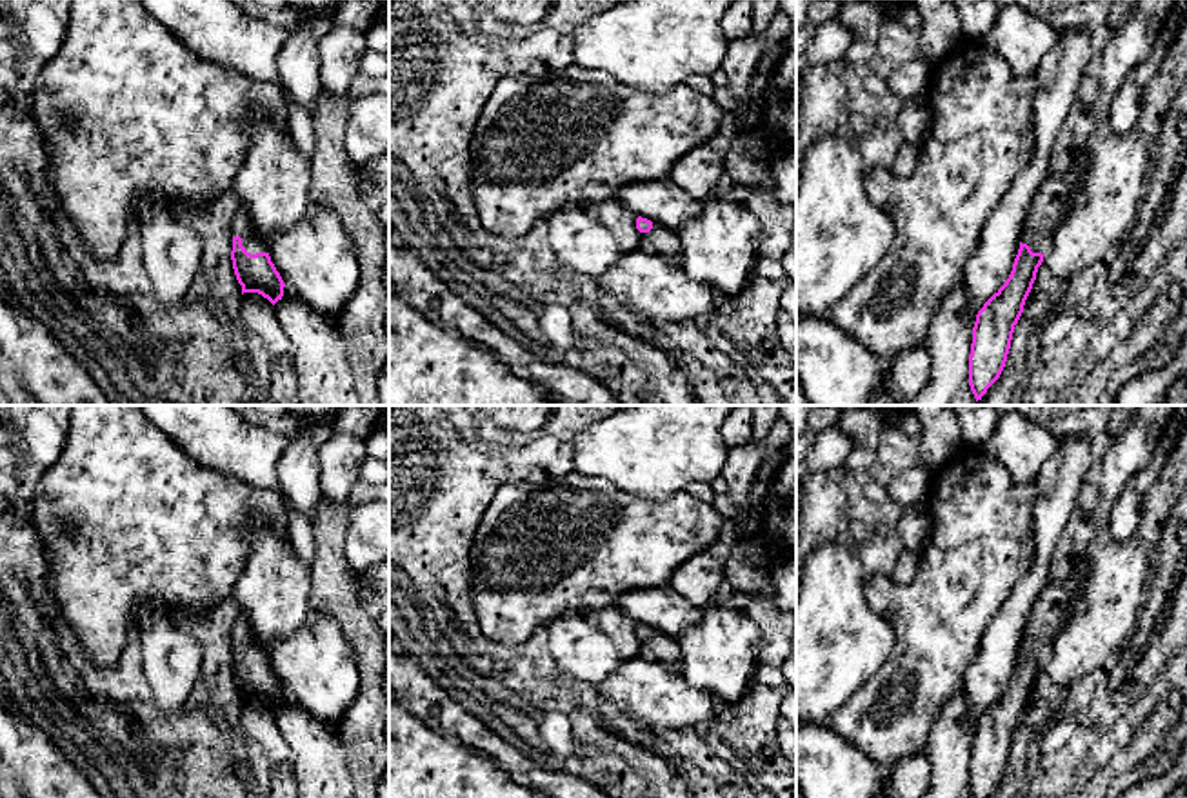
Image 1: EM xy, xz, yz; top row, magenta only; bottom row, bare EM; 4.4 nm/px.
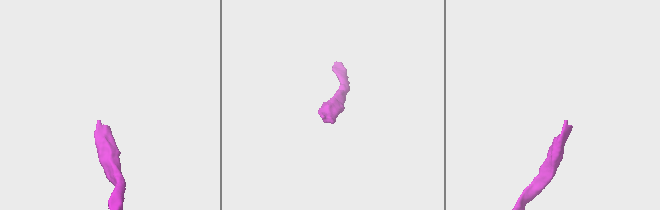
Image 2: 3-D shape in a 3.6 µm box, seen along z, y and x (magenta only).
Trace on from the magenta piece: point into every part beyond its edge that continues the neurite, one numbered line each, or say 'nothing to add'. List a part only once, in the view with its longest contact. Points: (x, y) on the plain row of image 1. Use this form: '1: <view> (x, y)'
1: xy (242, 635)

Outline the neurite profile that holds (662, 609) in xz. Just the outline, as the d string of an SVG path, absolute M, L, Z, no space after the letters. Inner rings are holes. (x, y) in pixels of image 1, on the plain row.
M671 585L636 587L618 596L616 607L633 622L673 638L678 638L702 618L702 609Z

